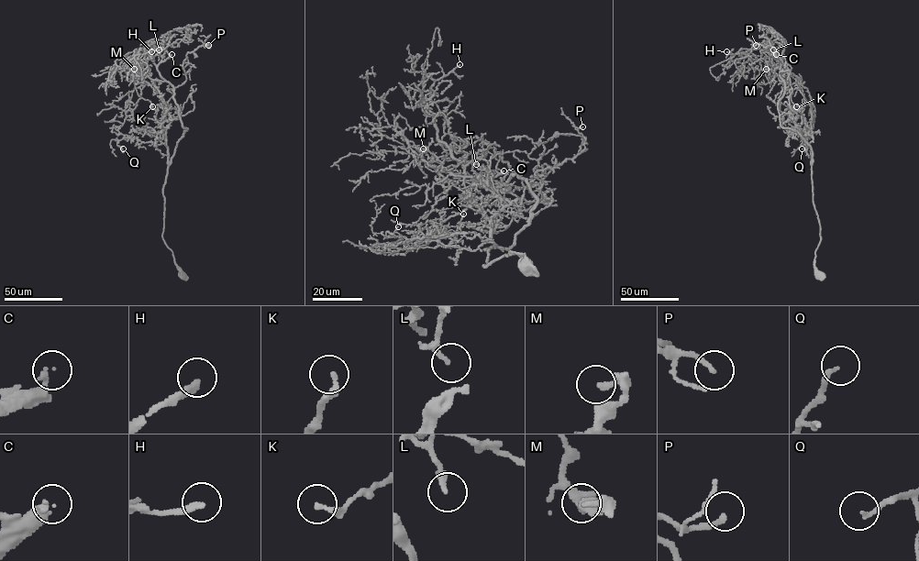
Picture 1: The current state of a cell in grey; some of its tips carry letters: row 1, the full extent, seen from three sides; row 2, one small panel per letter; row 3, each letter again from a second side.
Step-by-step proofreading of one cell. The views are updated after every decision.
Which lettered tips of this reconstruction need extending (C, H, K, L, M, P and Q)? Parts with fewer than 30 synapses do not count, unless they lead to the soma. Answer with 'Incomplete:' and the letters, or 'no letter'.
Incomplete: C, H

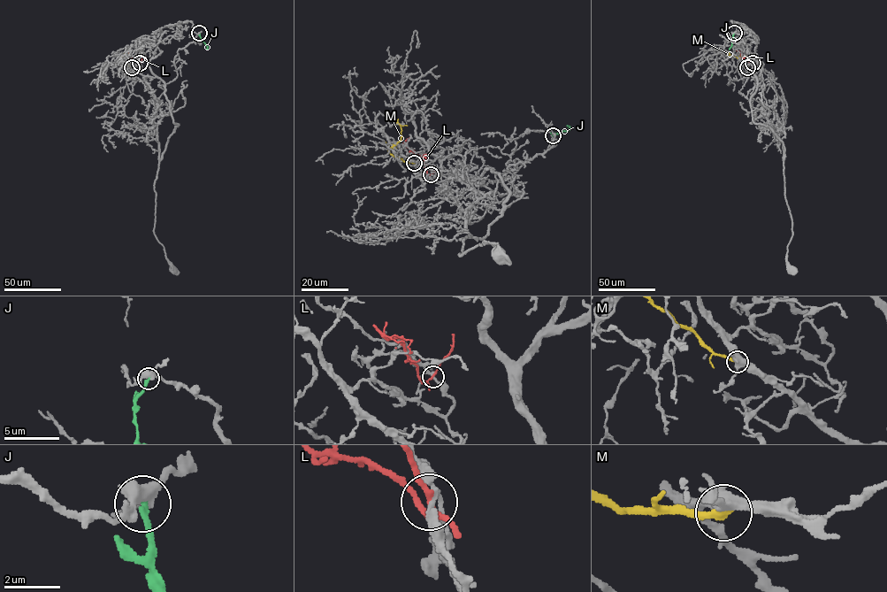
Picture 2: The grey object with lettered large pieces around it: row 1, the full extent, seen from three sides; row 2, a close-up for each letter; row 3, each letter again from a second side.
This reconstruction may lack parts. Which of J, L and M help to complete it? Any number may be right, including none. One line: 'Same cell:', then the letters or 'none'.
Same cell: J

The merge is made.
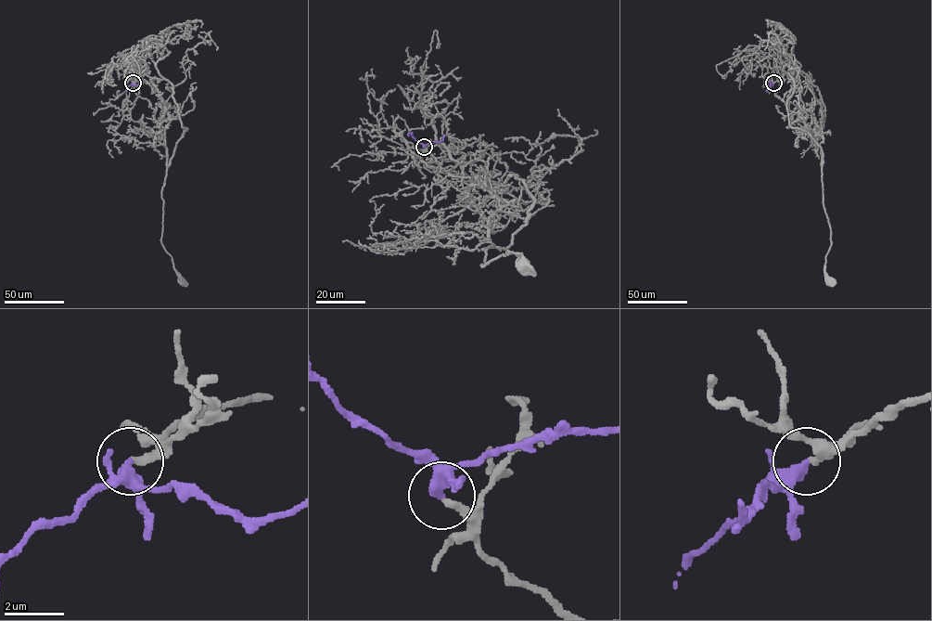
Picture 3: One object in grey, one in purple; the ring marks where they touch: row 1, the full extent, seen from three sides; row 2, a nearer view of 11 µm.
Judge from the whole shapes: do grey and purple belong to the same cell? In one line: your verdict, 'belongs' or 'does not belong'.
belongs

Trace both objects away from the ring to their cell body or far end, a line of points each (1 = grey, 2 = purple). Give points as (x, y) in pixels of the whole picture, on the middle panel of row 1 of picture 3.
1: (424, 148), (466, 189), (481, 166), (490, 175), (507, 204), (489, 218), (481, 265), (515, 253), (524, 265)
2: (424, 147), (411, 134), (409, 135)

